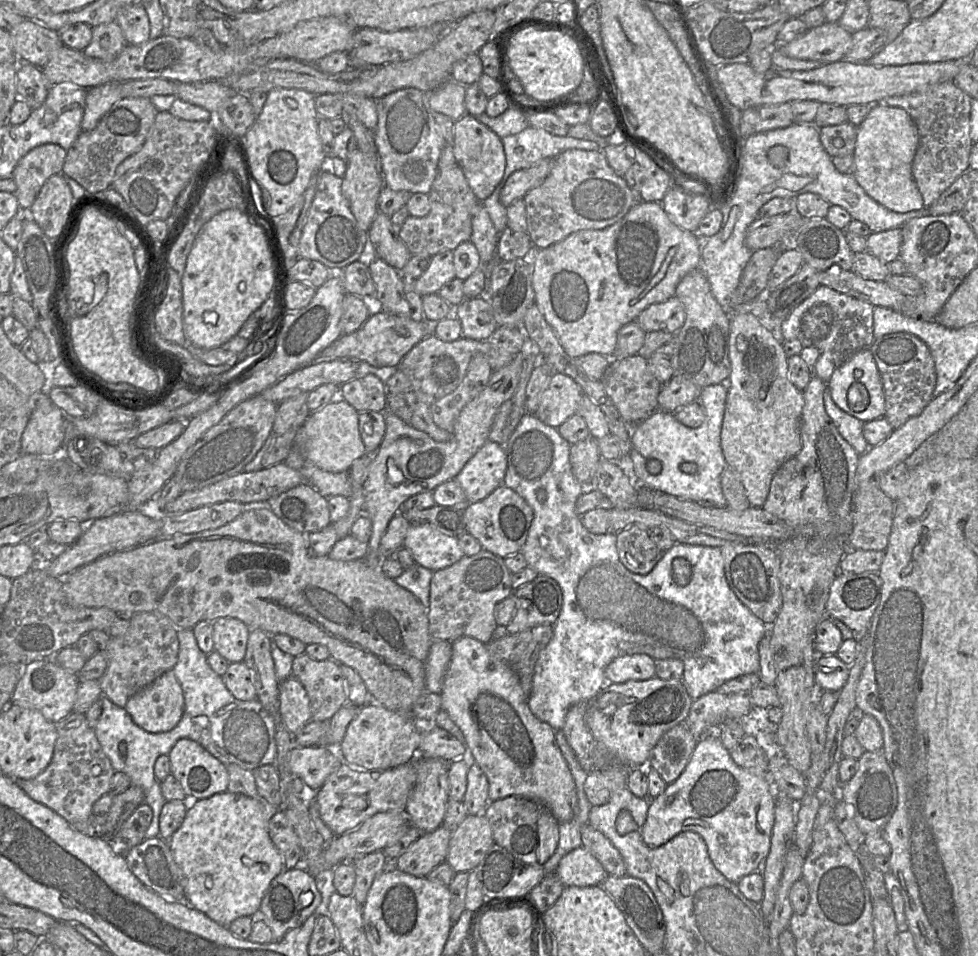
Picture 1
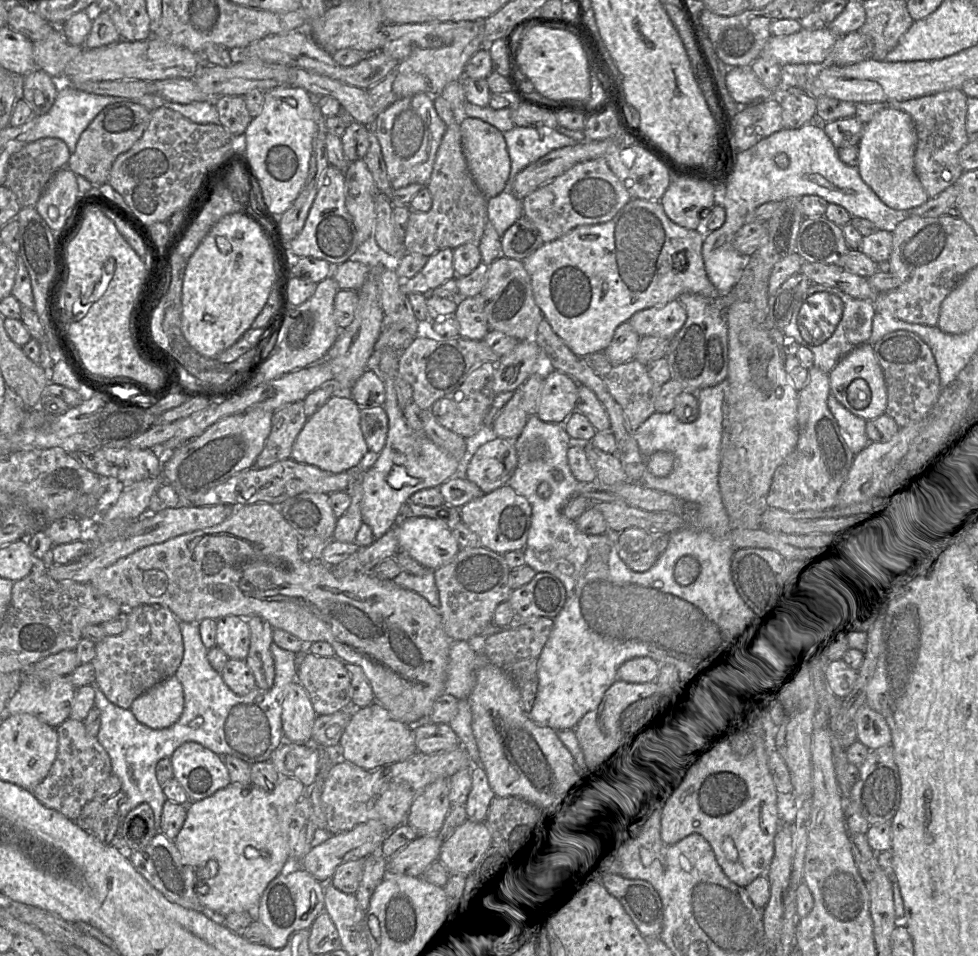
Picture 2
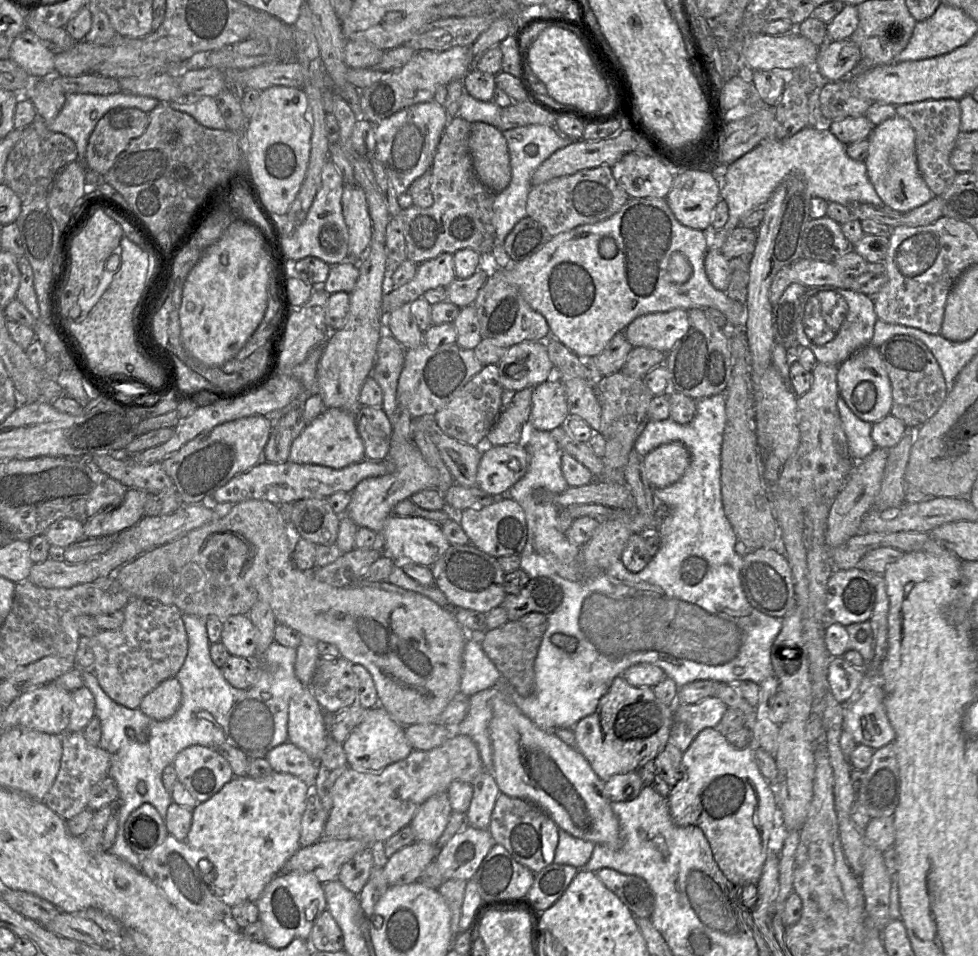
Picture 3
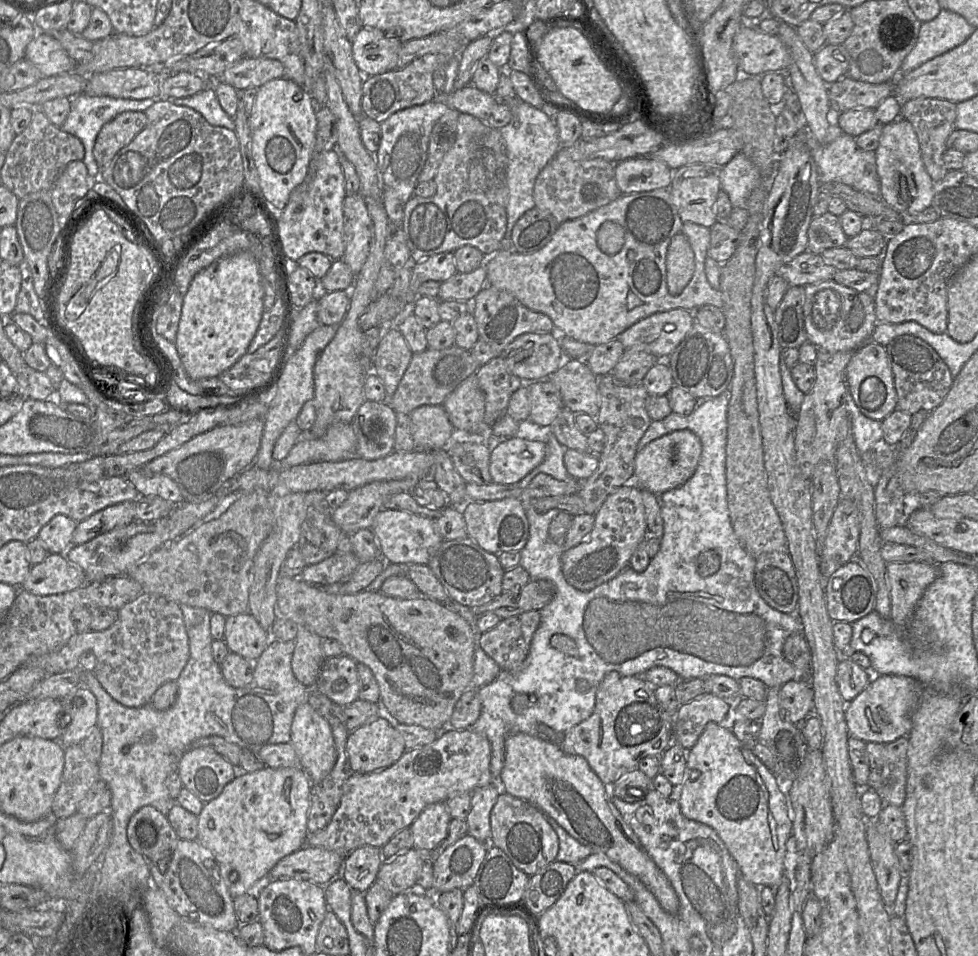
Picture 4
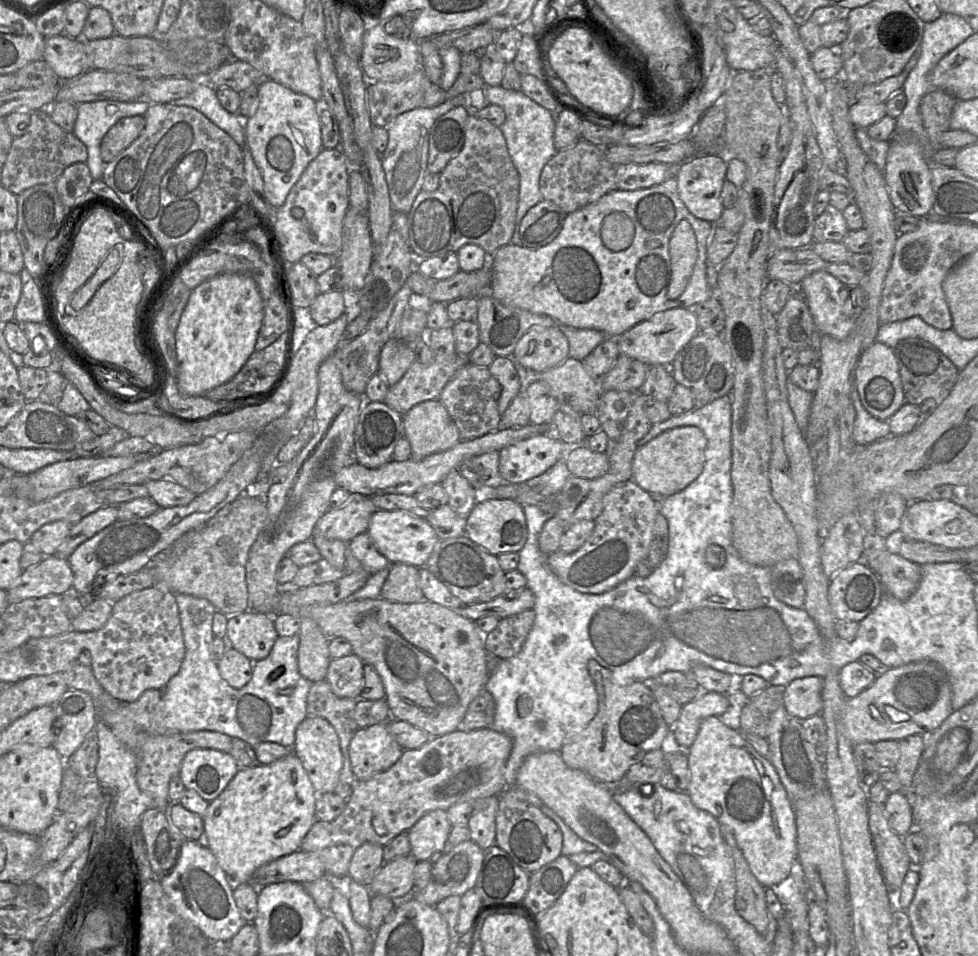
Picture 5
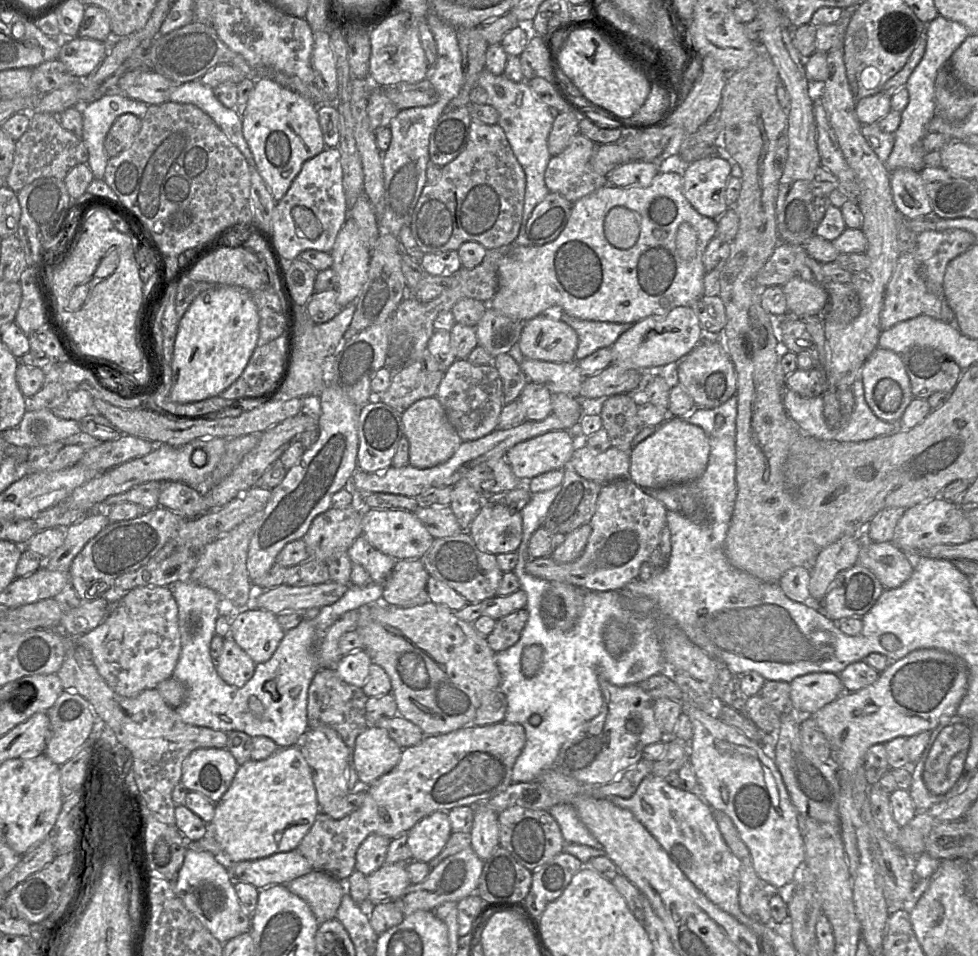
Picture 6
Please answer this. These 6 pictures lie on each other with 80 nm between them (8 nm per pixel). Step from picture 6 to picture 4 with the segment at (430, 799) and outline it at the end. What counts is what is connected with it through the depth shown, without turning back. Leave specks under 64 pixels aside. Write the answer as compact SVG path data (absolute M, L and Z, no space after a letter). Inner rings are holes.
M446 728L439 732L434 742L405 751L398 761L381 771L353 773L344 785L343 796L330 823L324 829L308 834L306 844L334 851L343 857L362 846L382 848L399 831L410 828L426 806L447 802L454 796L472 793L477 788L493 783L490 771L491 754L490 742L484 735L471 728Z

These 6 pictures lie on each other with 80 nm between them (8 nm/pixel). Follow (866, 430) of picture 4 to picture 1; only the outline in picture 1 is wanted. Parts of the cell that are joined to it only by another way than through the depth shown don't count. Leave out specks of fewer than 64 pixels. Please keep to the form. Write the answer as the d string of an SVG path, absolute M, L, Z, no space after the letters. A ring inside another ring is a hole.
M827 388L824 392L824 407L841 436L859 455L865 453L870 446L863 436L864 422L840 409Z

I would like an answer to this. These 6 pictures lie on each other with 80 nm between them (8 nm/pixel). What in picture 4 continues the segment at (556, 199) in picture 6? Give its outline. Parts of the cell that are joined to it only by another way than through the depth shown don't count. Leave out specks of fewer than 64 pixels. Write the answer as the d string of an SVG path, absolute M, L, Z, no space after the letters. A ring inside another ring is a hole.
M537 207L525 212L512 229L512 249L520 254L531 254L543 248L552 238L560 223L548 211Z

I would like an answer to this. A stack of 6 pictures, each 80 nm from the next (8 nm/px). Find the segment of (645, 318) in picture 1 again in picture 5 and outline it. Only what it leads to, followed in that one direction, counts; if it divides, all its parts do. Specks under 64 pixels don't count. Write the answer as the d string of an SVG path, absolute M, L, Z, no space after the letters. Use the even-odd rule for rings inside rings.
M672 308L658 312L625 331L617 337L617 343L621 355L637 359L649 366L662 365L670 368L677 353L698 331L698 320L693 309Z

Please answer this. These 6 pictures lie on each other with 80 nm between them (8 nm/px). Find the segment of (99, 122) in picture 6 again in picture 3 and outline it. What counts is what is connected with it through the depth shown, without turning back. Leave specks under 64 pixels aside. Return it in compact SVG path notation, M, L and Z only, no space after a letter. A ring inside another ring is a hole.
M119 92L109 95L94 94L67 94L65 103L53 121L45 121L48 130L64 134L69 137L76 145L78 158L76 161L84 163L86 147L89 137L96 124L108 111L117 107L137 108L145 113L151 112L160 102L152 97L138 96L127 92Z

